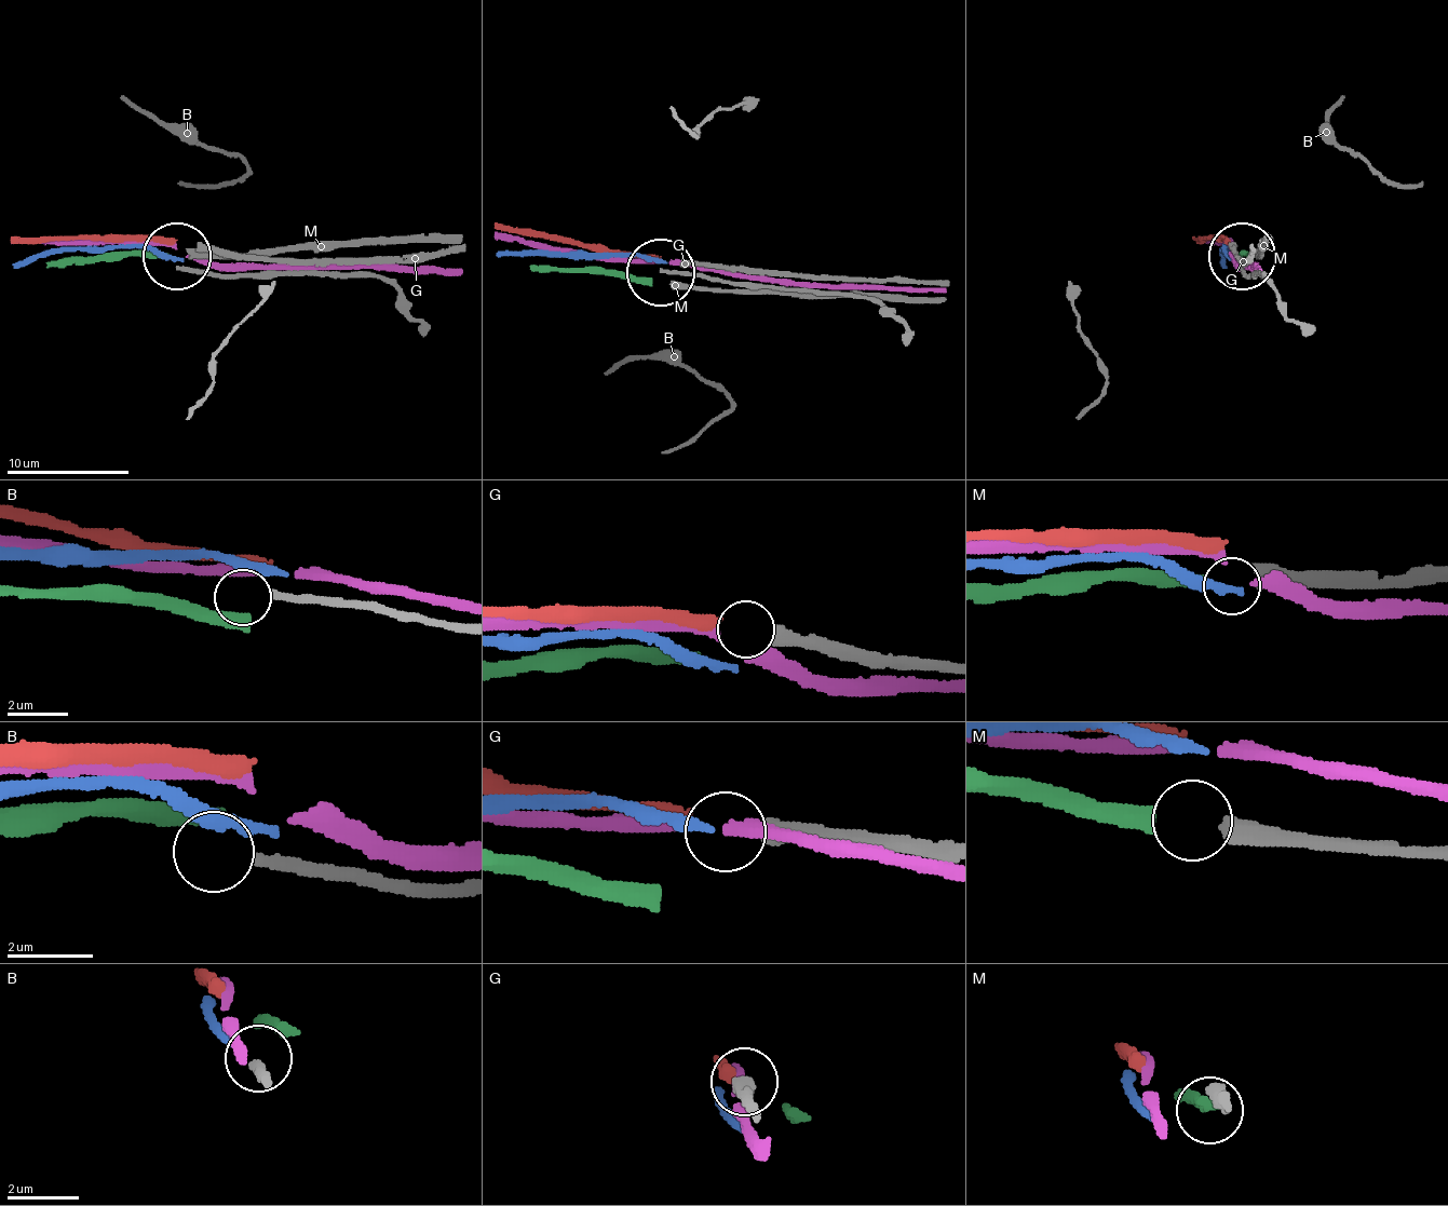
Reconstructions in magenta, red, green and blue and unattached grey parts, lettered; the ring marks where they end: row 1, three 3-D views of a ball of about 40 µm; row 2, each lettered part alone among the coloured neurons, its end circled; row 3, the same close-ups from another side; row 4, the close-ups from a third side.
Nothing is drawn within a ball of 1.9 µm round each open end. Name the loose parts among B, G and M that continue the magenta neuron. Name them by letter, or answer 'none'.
none

